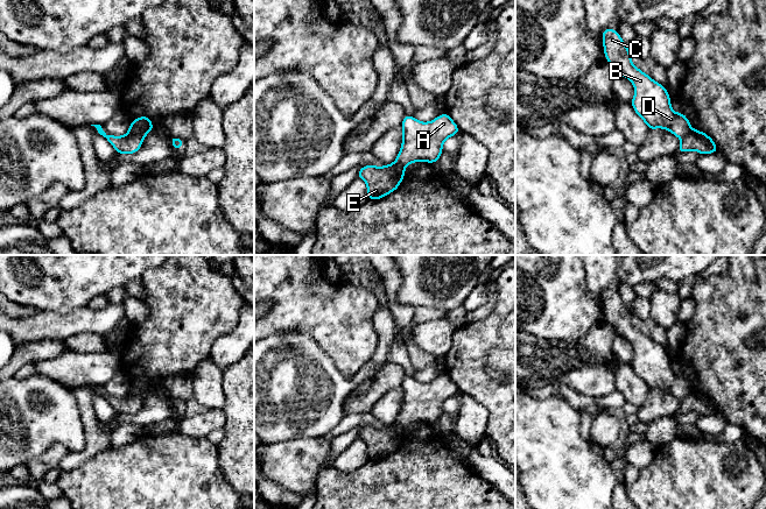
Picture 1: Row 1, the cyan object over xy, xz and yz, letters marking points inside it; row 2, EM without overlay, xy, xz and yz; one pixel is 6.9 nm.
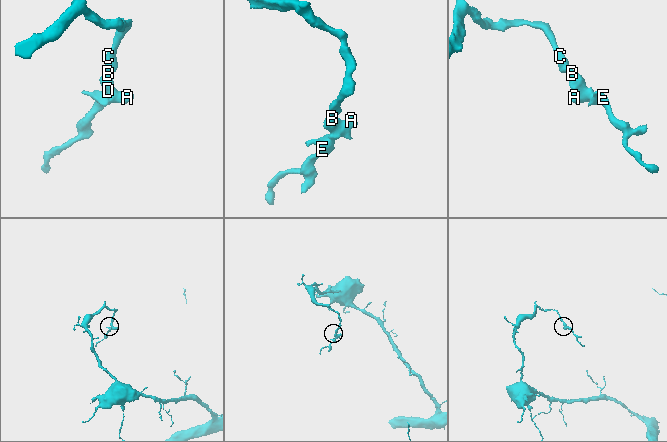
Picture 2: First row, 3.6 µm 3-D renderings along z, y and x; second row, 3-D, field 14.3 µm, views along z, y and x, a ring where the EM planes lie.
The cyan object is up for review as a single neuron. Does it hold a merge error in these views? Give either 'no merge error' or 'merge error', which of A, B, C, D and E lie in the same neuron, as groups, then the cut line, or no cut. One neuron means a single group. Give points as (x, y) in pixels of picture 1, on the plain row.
merge error; groups A B C D / E; cut xy (129, 390), (142, 398)

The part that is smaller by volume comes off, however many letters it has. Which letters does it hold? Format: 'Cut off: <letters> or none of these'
Cut off: E

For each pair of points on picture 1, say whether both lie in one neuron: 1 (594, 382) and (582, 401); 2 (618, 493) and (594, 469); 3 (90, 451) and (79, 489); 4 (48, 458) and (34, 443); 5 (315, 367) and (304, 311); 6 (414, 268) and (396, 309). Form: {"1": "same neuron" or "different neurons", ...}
{"1": "different neurons", "2": "different neurons", "3": "different neurons", "4": "different neurons", "5": "different neurons", "6": "different neurons"}

